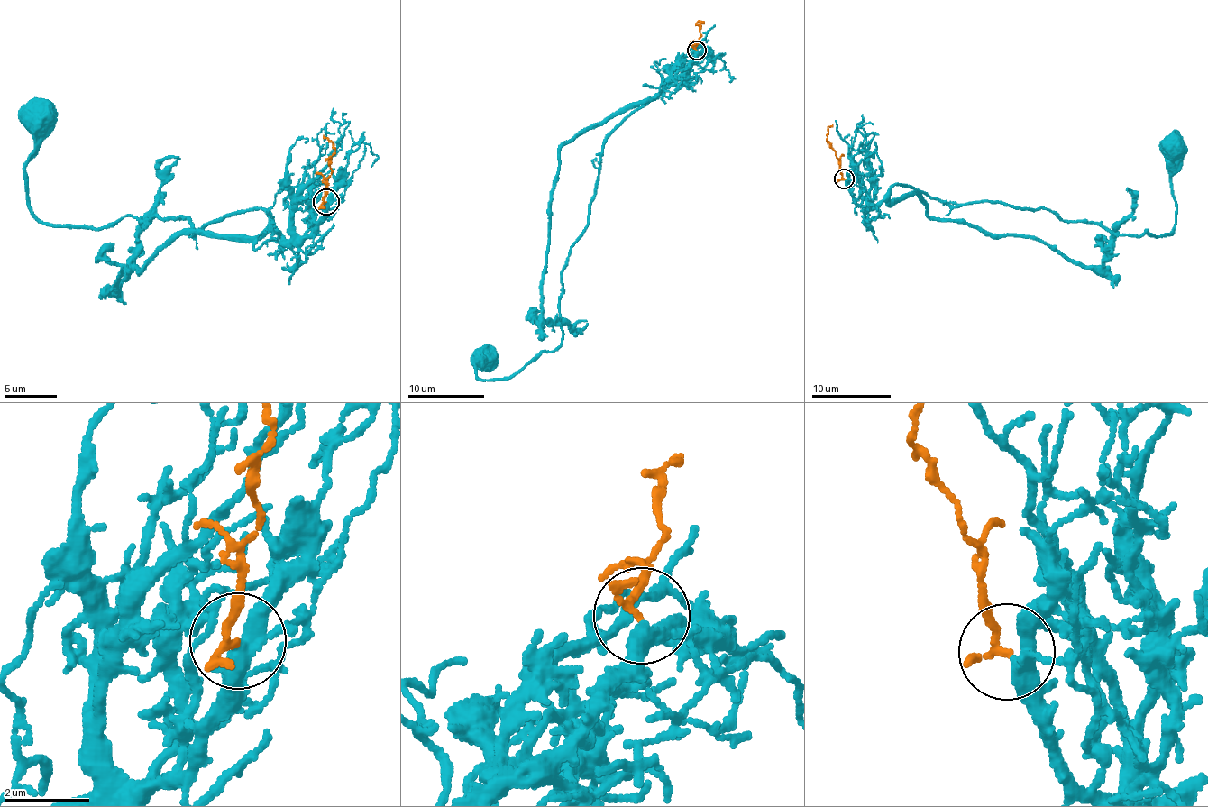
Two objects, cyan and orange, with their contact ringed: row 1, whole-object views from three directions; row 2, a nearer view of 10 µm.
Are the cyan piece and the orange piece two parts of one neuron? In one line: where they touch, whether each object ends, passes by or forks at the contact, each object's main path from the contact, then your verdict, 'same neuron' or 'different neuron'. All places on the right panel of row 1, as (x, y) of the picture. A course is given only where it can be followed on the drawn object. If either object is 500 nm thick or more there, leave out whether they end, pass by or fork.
(844, 178) | cyan forks | orange passes by | cyan via (845, 180), (861, 207), (909, 184), (951, 206), (1045, 207), (1155, 236), (1171, 233), (1175, 215), (1175, 146) | orange via (845, 178), (841, 160), (827, 140), (833, 124) | same neuron

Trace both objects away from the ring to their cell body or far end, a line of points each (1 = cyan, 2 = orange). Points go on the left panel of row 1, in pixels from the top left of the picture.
1: (325, 204), (307, 238), (255, 208), (195, 234), (183, 215), (50, 225), (32, 211), (24, 161), (41, 117)
2: (325, 201), (333, 143), (323, 134)

